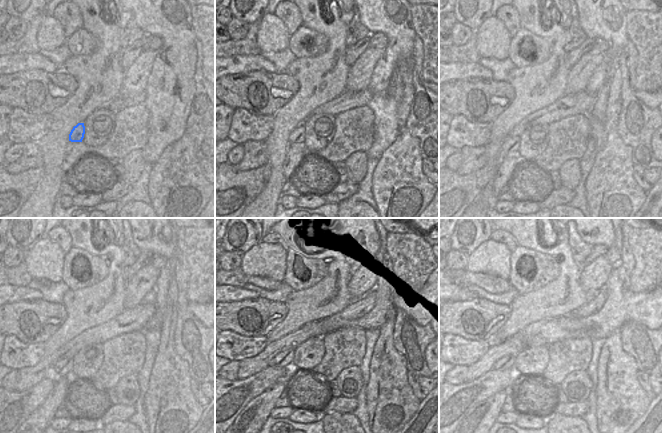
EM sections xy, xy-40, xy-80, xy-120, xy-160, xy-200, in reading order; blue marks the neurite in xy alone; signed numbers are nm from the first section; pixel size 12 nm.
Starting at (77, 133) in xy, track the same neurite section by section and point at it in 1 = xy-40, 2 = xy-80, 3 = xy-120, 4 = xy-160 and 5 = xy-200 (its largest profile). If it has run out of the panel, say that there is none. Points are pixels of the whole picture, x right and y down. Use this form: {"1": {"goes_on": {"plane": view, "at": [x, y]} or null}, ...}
{"1": {"goes_on": {"plane": "xy-40", "at": [297, 135]}}, "2": {"goes_on": {"plane": "xy-80", "at": [512, 143]}}, "3": {"goes_on": {"plane": "xy-120", "at": [63, 366]}}, "4": {"goes_on": {"plane": "xy-160", "at": [284, 358]}}, "5": {"goes_on": {"plane": "xy-200", "at": [507, 362]}}}

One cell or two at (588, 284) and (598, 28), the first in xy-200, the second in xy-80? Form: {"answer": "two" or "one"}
{"answer": "two"}

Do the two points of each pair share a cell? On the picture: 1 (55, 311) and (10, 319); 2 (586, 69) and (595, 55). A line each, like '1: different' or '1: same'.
1: same
2: same

